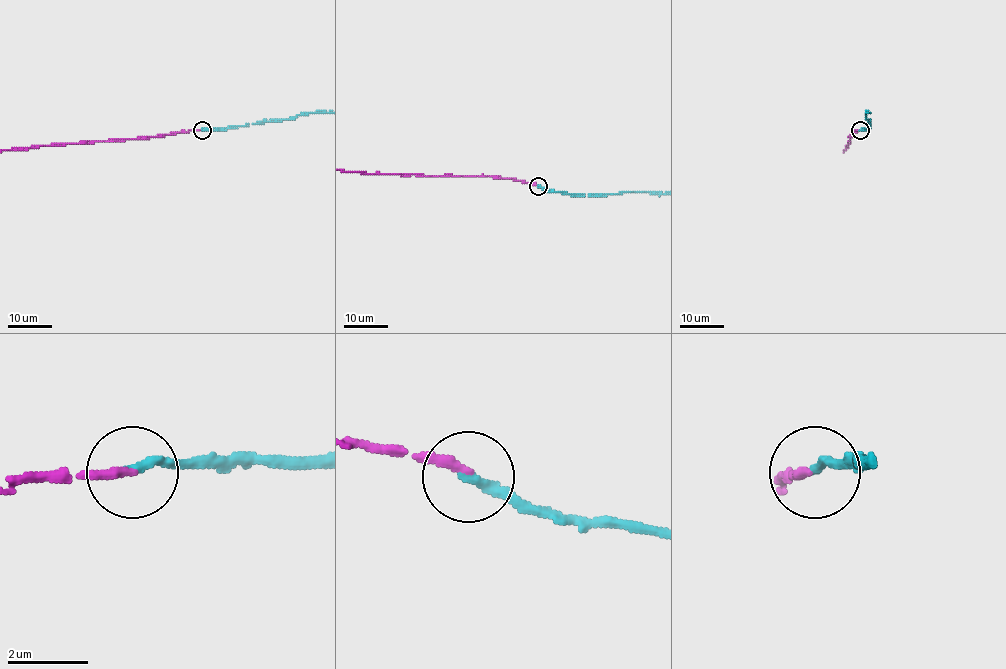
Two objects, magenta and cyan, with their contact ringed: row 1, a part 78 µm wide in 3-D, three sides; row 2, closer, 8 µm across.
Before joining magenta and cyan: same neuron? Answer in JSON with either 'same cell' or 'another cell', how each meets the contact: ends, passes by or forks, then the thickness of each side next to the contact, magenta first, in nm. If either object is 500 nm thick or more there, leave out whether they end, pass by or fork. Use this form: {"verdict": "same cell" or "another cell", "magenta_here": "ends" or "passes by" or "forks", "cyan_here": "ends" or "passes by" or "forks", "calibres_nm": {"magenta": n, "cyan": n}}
{"verdict": "same cell", "magenta_here": "ends", "cyan_here": "ends", "calibres_nm": {"magenta": 240, "cyan": 240}}

